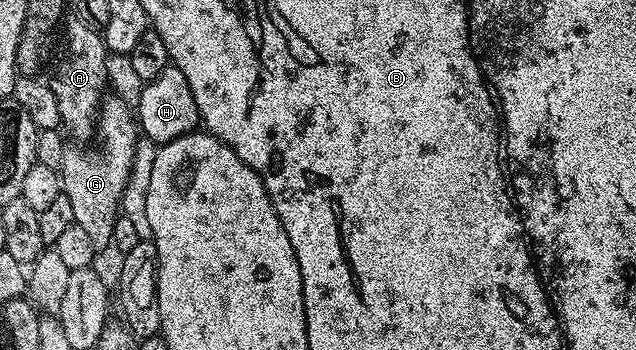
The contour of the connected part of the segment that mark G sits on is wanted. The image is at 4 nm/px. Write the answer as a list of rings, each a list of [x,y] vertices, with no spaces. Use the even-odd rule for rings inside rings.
[[[115,95],[107,96],[105,100],[102,101],[101,109],[99,109],[98,111],[97,124],[96,124],[96,137],[97,140],[100,139],[102,140],[102,142],[99,143],[98,149],[94,151],[90,149],[84,149],[88,147],[76,147],[80,149],[74,149],[74,147],[68,147],[64,151],[64,163],[62,164],[62,168],[60,170],[60,176],[62,179],[62,193],[64,195],[68,195],[68,199],[72,206],[72,215],[74,216],[74,224],[81,227],[82,230],[84,230],[84,232],[87,233],[88,239],[92,239],[92,243],[94,244],[95,250],[102,251],[102,248],[104,248],[105,245],[109,246],[112,242],[112,227],[116,223],[116,219],[118,218],[118,216],[120,216],[120,206],[122,204],[122,192],[125,189],[126,180],[128,180],[129,178],[129,171],[130,168],[132,167],[134,148],[137,145],[138,140],[140,138],[140,129],[139,126],[136,124],[135,118],[132,116],[131,106],[127,105],[125,102],[123,102],[120,98],[118,98]]]

